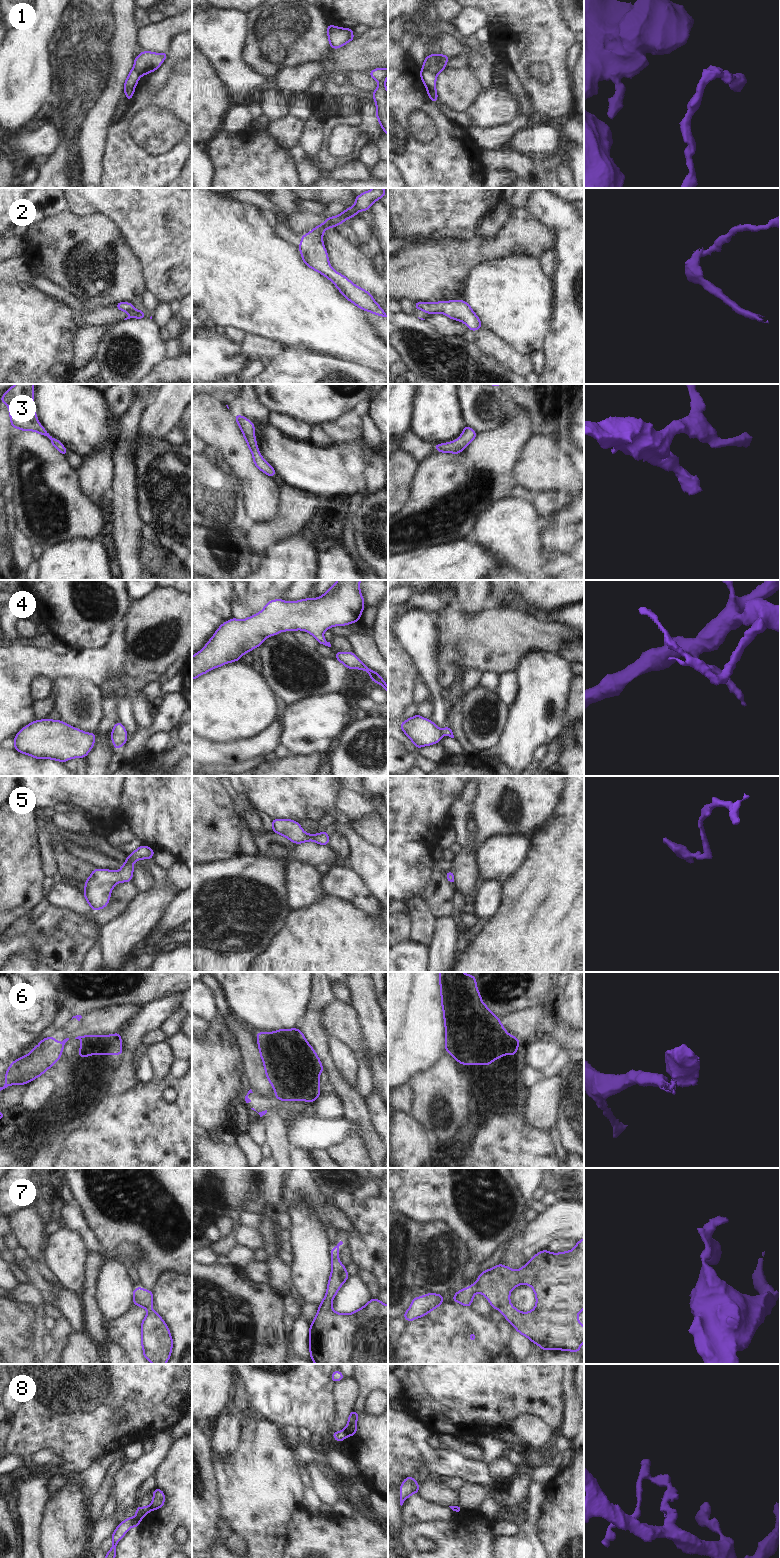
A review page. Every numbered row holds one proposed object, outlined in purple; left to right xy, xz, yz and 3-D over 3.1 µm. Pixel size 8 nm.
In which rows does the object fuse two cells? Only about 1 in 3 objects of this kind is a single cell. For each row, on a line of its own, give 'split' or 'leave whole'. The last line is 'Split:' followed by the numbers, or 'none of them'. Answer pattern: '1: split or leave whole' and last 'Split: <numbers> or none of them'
1: split
2: split
3: leave whole
4: leave whole
5: leave whole
6: split
7: leave whole
8: split
Split: 1, 2, 6, 8

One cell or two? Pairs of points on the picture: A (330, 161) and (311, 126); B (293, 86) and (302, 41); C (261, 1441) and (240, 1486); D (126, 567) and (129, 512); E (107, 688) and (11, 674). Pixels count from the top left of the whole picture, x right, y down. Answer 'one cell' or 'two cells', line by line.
A: two cells
B: two cells
C: one cell
D: one cell
E: two cells

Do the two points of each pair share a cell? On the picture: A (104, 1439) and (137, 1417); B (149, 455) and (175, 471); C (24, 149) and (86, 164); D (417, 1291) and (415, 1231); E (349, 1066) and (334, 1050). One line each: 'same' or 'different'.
A: same
B: same
C: different
D: different
E: same

